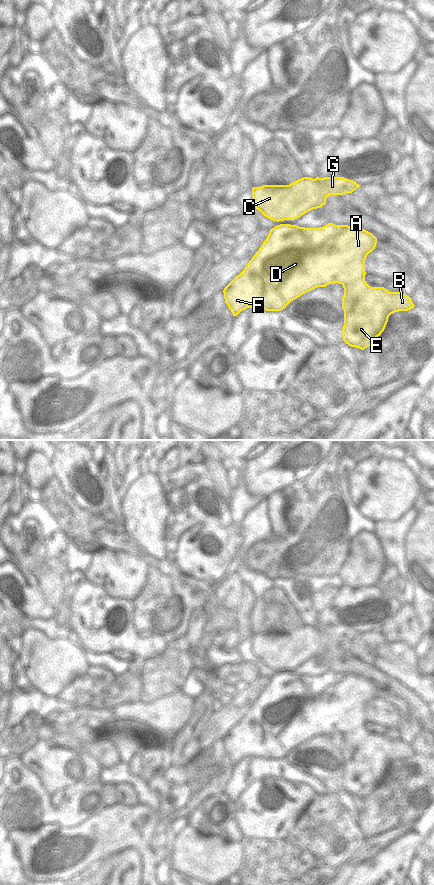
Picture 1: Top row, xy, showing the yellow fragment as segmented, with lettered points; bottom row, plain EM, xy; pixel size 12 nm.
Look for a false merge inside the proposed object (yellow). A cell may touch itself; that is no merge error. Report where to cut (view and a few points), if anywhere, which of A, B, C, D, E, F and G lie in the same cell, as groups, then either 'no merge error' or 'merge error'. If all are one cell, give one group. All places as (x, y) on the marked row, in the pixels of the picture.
no cut; A B C D E F G; no merge error

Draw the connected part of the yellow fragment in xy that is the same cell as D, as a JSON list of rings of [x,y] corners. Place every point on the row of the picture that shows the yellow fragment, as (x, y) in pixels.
[[[328,223],[319,228],[305,228],[297,225],[280,224],[270,229],[266,240],[249,261],[244,270],[223,290],[224,299],[233,316],[247,308],[266,311],[281,311],[293,300],[317,288],[339,283],[344,288],[342,308],[344,326],[342,338],[346,344],[361,350],[369,347],[384,331],[391,314],[414,308],[411,298],[401,291],[389,292],[384,287],[371,287],[365,281],[365,260],[377,244],[377,238],[370,232],[348,225]]]

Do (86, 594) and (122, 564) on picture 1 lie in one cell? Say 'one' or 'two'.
two

